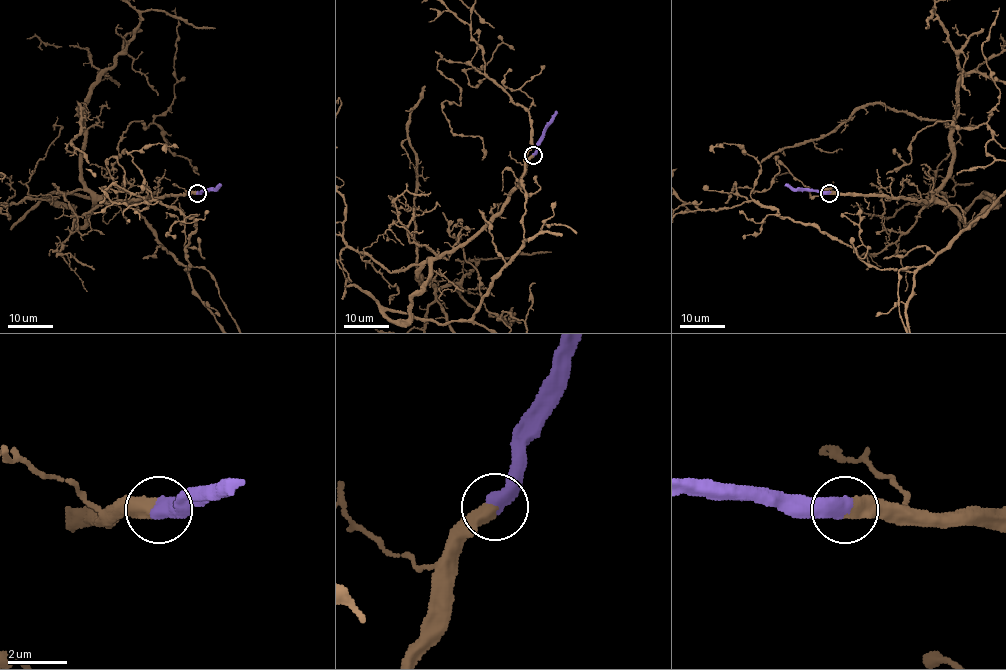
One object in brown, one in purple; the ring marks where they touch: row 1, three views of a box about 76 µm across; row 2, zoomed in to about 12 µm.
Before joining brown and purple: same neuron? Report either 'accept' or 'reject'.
accept

